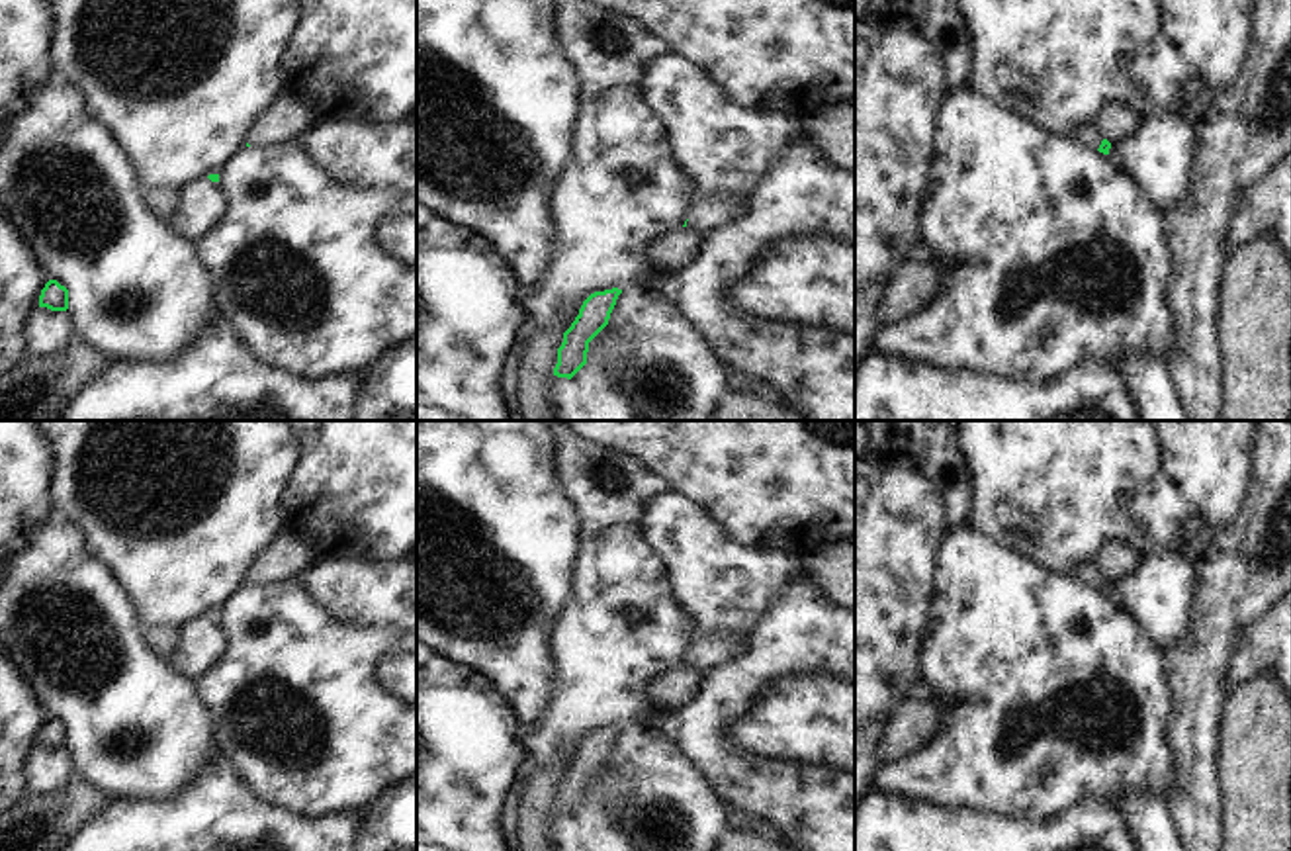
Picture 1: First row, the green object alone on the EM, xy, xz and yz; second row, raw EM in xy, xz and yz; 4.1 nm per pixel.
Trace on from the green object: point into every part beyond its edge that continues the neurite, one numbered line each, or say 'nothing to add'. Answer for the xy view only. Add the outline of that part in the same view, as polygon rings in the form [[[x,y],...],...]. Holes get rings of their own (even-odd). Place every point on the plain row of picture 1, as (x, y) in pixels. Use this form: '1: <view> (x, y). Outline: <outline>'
nothing to add.

